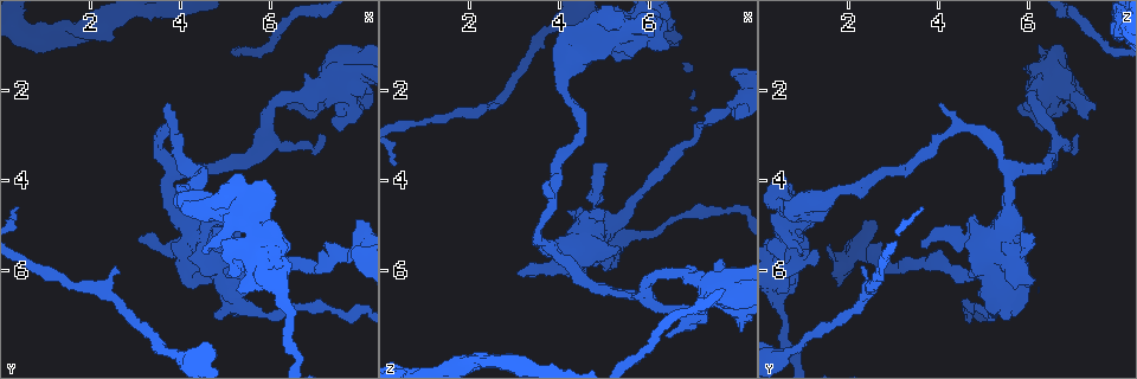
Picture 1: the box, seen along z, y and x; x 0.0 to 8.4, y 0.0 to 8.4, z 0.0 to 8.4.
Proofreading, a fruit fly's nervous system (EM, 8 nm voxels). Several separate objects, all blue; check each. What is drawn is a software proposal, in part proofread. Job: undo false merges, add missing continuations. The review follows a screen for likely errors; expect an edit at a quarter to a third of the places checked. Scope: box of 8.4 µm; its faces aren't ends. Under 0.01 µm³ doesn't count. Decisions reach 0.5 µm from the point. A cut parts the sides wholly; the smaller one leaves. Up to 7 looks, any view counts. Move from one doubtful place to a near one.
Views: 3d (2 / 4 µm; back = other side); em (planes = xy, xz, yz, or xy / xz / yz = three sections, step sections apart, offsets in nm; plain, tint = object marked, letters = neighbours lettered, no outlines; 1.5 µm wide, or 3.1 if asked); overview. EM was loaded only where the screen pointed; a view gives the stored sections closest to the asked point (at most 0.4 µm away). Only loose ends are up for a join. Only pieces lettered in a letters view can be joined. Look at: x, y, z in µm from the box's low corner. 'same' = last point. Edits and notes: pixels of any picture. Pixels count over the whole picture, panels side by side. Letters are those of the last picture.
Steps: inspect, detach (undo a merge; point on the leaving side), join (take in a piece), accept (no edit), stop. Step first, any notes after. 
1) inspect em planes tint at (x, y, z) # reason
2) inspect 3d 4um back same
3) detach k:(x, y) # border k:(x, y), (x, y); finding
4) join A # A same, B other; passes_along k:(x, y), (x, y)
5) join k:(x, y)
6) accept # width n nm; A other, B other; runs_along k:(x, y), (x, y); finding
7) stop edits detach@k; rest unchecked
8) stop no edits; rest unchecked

inspect em yz step 8 letters at (6.40, 2.35, 7.40) # free end

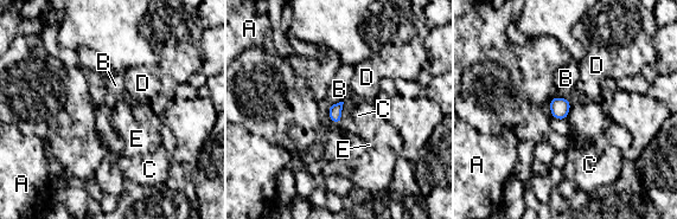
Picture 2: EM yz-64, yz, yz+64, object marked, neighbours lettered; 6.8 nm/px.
inspect em planes letters same

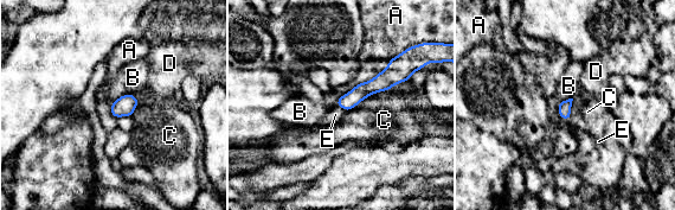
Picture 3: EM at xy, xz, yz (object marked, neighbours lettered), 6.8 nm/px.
join E # longest_contact C 200 nm; A other, B other, C other, D other, E same; passes_along 3:(564, 109), (570, 109), (577, 120); it goes on there

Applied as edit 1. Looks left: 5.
inspect em planes letters at (5.10, 5.40, 3.70) # an open end

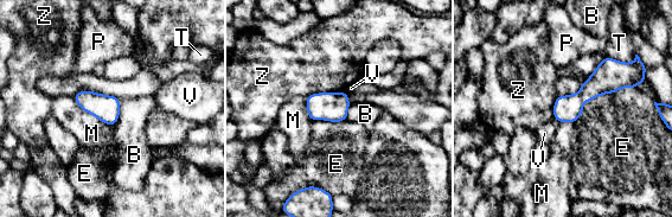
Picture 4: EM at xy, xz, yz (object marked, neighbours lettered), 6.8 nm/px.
accept # B other, E other, M other, P other, T other, V other, Z other; no lettered piece goes on from it

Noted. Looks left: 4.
inspect em xz step 4 letters at (2.70, 6.05, 2.30) # branch stops here

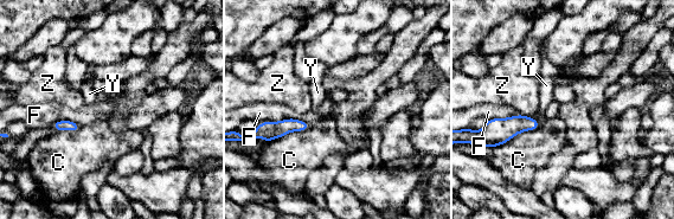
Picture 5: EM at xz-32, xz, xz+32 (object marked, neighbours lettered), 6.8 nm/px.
inspect em yz step 8 letters same # another direction

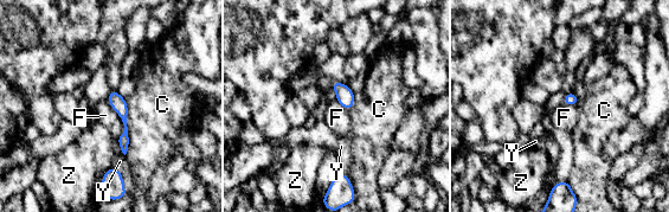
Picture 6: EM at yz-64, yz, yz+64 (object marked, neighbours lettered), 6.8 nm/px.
accept # C other, F other, Y other, Z other; no lettered piece goes on from it

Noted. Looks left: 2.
stop edits join@3; rest unchecked

